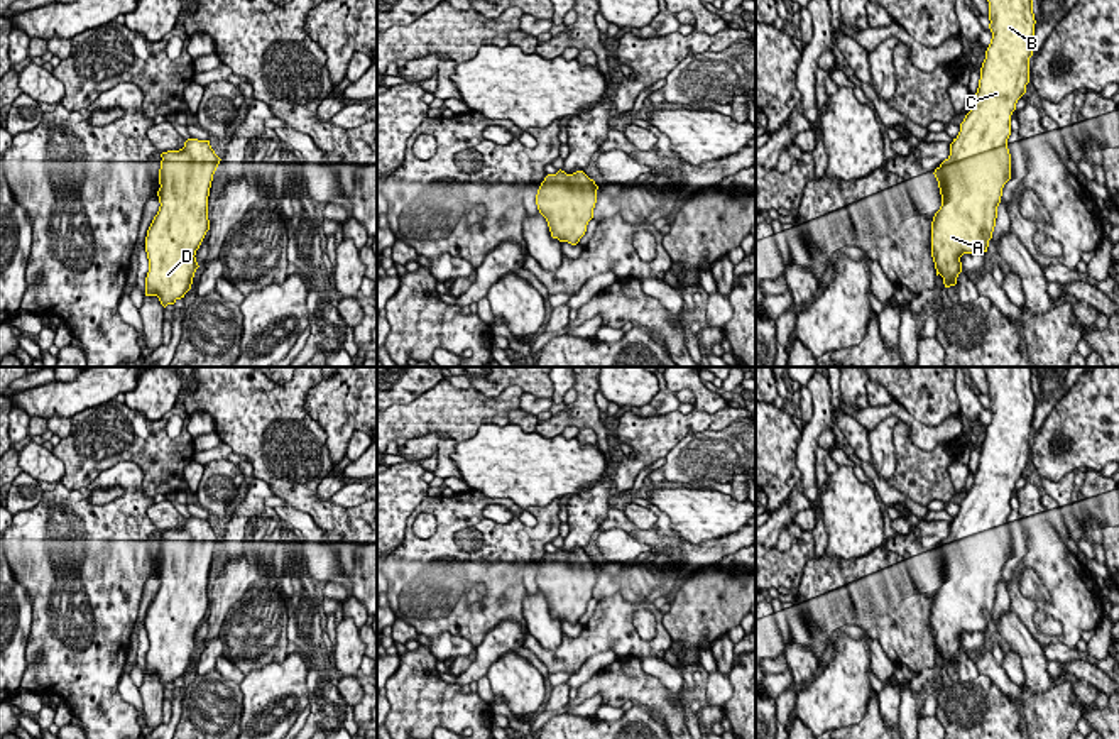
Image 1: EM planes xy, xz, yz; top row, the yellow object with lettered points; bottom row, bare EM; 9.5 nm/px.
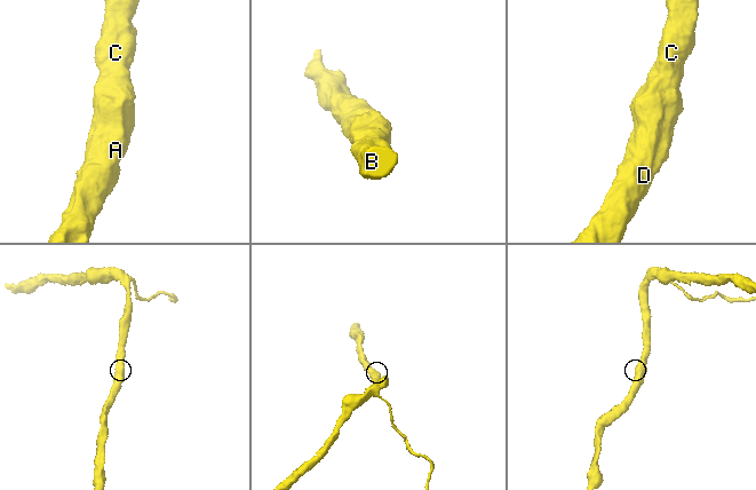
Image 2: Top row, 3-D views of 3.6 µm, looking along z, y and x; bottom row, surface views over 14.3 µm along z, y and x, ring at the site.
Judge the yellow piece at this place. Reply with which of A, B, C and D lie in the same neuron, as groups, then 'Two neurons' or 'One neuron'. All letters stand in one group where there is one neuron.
Groups: A B C D. One neuron

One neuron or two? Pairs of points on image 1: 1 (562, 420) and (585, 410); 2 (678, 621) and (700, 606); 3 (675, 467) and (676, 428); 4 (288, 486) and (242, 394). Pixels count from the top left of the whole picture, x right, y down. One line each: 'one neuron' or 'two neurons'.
1: one neuron
2: one neuron
3: two neurons
4: one neuron

